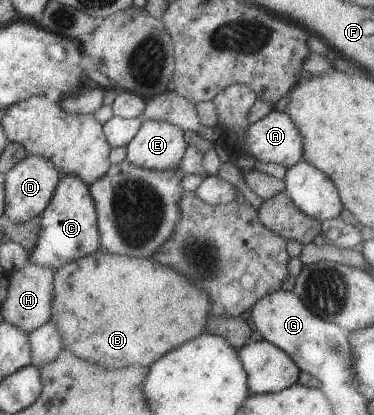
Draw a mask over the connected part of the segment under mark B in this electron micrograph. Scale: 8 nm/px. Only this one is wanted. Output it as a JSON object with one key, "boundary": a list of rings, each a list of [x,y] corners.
{"boundary":[[[97,250],[91,255],[70,261],[54,272],[51,320],[61,334],[64,349],[105,369],[120,370],[125,365],[129,367],[135,363],[149,367],[168,351],[206,331],[211,314],[209,297],[177,271],[155,263],[151,258],[127,257]]]}

